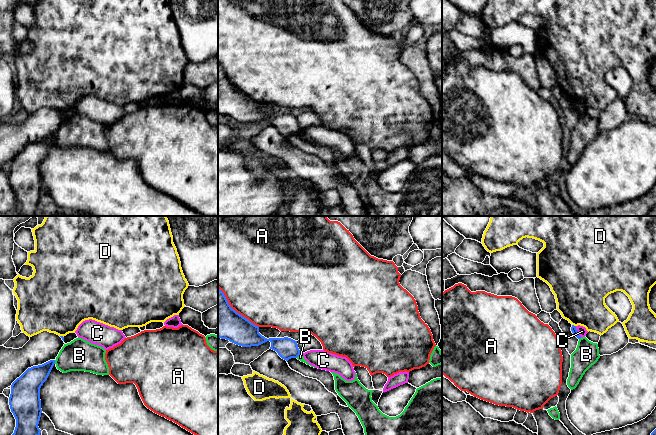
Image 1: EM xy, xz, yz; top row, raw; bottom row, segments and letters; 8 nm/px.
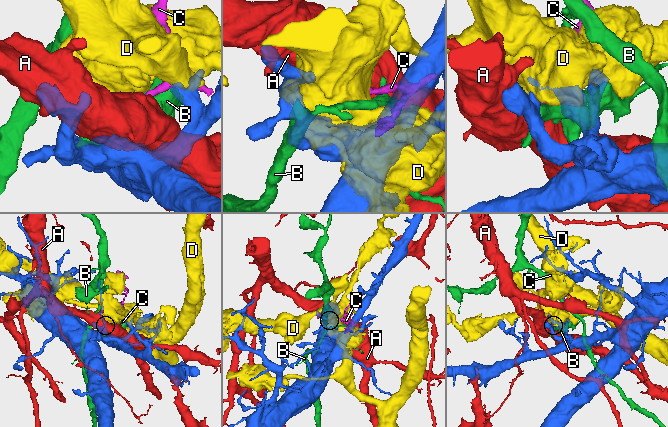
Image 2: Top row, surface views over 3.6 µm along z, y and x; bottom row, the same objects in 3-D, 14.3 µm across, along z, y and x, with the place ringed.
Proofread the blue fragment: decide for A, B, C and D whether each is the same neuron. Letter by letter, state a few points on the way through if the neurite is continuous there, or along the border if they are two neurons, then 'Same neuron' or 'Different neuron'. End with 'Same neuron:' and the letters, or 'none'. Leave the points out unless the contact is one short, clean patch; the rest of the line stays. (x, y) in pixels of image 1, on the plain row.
A: Different neuron
B: Different neuron
C: Boundary: yz (575, 102), (581, 113). Different neuron
D: Different neuron
Same neuron: none

